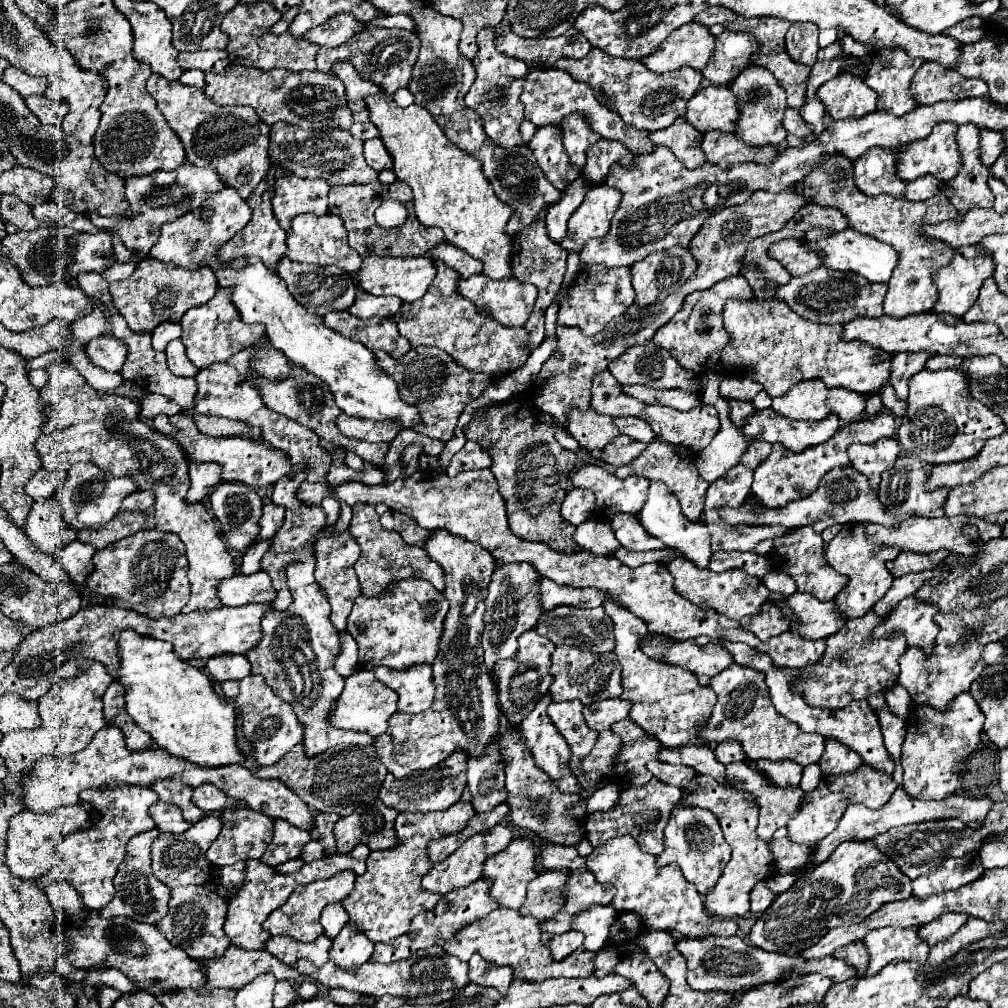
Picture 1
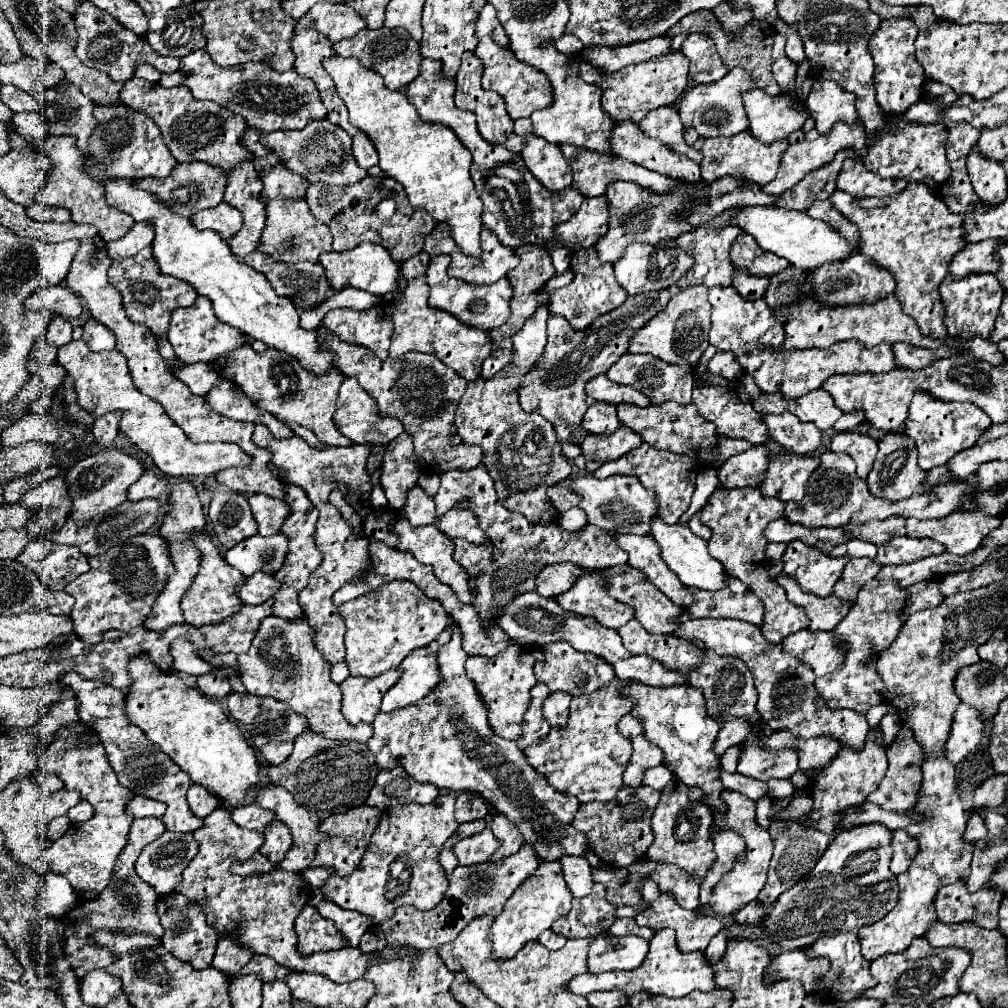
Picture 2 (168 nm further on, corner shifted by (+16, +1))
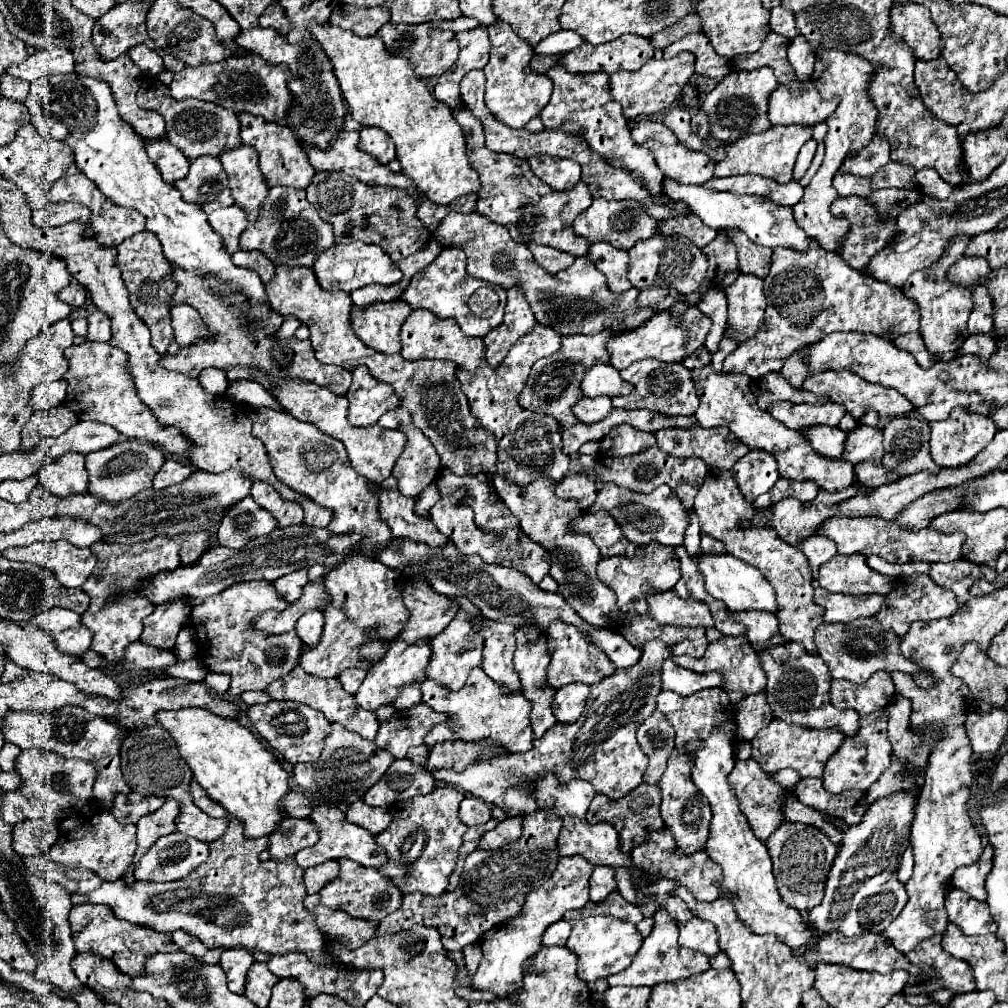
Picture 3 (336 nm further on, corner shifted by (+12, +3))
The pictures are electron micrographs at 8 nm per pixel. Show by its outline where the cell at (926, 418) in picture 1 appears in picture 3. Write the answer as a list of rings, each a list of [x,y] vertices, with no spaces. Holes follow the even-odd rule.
[[[952,409],[946,421],[930,421],[930,453],[936,465],[940,467],[960,467],[966,465],[984,445],[988,445],[996,433],[990,417],[982,417],[978,413],[968,413],[964,409]]]

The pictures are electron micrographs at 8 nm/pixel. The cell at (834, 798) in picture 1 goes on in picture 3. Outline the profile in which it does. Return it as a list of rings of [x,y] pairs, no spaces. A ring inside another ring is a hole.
[[[884,709],[860,719],[860,733],[856,733],[854,737],[846,737],[840,749],[826,763],[822,779],[828,793],[844,793],[848,789],[866,791],[890,767],[892,747],[886,737],[886,721],[888,715]]]

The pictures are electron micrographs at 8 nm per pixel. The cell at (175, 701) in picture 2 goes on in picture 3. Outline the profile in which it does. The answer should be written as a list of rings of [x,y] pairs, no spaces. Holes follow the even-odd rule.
[[[202,707],[158,711],[156,721],[176,741],[182,759],[192,769],[200,787],[244,823],[246,837],[264,837],[276,829],[278,821],[284,819],[280,801],[288,791],[288,773],[250,729]]]

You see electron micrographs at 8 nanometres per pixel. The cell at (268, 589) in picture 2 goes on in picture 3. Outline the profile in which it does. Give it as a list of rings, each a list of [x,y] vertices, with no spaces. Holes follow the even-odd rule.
[[[298,569],[292,571],[280,579],[276,579],[272,585],[276,589],[276,593],[284,599],[284,601],[296,601],[296,597],[300,597],[300,589],[308,583],[308,575],[306,569]]]

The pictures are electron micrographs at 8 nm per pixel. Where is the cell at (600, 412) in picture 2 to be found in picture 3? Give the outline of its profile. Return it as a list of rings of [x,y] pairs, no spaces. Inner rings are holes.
[[[586,397],[584,401],[578,401],[574,405],[574,413],[580,417],[582,423],[598,423],[608,417],[612,411],[612,399],[610,397]]]

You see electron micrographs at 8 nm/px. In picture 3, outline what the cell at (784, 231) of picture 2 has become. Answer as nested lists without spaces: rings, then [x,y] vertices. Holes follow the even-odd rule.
[[[664,179],[664,193],[674,201],[684,201],[694,215],[698,215],[708,227],[712,229],[742,229],[754,243],[776,249],[796,249],[806,251],[810,247],[810,237],[796,225],[792,217],[792,207],[776,205],[766,197],[758,195],[734,195],[734,193],[720,193],[712,189],[702,189],[700,185],[680,185],[672,179]]]

